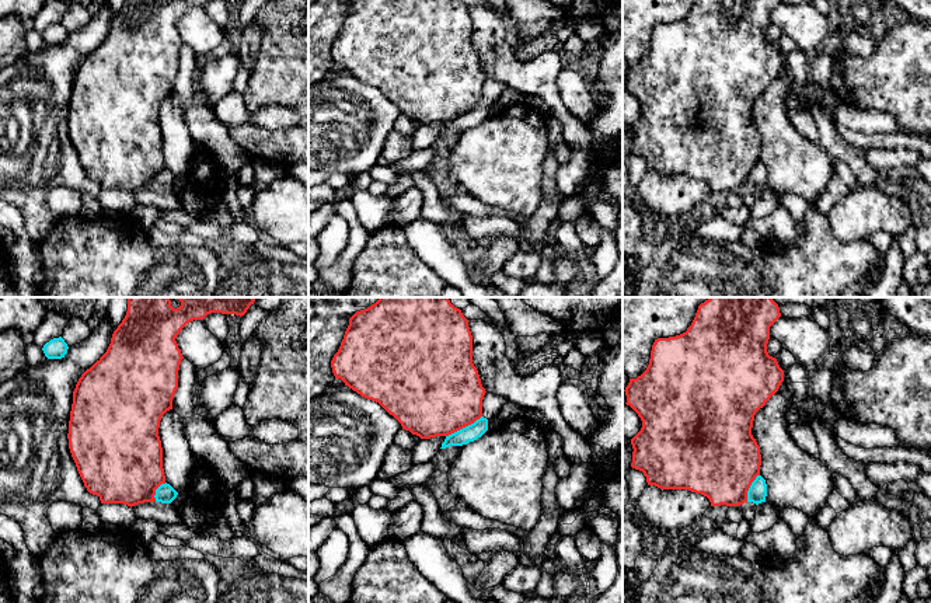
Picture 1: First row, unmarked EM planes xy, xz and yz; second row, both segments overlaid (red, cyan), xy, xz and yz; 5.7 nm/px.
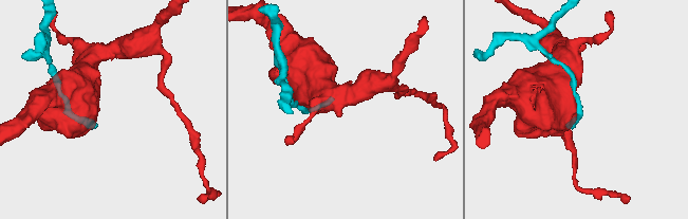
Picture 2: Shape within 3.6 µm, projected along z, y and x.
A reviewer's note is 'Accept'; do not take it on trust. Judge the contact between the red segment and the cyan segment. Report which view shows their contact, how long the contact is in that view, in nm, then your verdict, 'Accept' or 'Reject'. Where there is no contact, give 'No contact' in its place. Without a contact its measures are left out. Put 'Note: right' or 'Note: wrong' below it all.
Touches red in xz. Shared border 240 nm. Reject
Note: wrong

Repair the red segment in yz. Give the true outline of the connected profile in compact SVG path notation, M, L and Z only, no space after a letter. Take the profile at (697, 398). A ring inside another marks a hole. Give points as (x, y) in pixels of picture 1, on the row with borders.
M709 297L698 306L686 332L655 339L646 370L630 379L627 405L641 418L642 428L631 439L631 467L660 489L688 489L707 496L711 506L739 506L760 475L760 446L752 435L756 412L778 391L784 370L767 352L770 327L781 317L771 297Z

